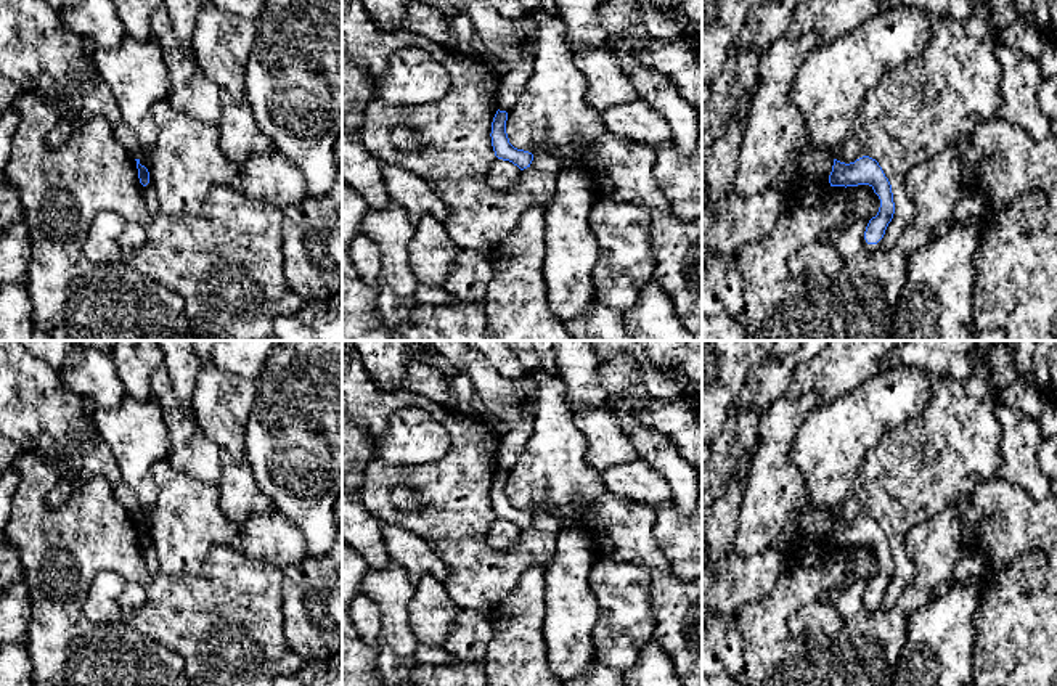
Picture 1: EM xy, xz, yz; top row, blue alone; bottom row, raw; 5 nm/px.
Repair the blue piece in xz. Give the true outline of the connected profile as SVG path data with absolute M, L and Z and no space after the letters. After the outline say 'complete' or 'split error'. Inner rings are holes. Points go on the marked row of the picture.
M498 109L493 117L492 133L490 133L495 156L498 159L512 162L520 170L524 170L530 167L533 161L533 154L524 149L517 149L509 143L509 138L506 133L506 120L508 120L508 112Z; complete

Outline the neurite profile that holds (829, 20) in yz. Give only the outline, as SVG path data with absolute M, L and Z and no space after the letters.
M810 0L795 10L794 22L784 37L816 34L818 48L887 8L888 0Z

